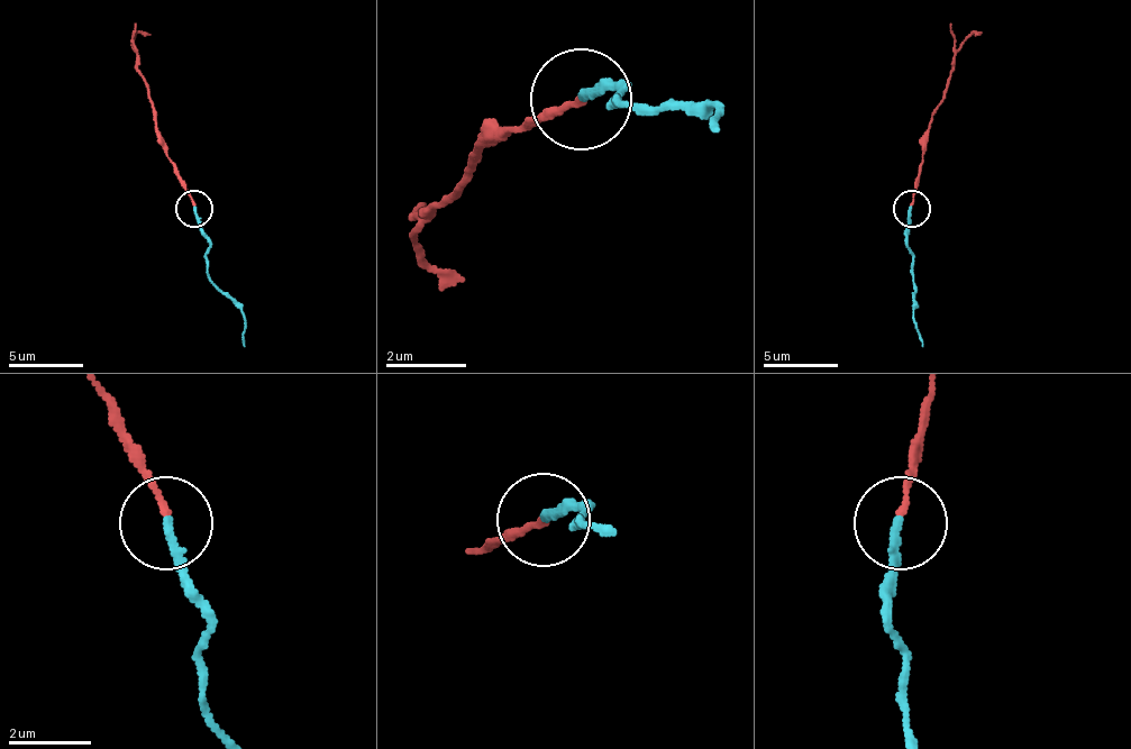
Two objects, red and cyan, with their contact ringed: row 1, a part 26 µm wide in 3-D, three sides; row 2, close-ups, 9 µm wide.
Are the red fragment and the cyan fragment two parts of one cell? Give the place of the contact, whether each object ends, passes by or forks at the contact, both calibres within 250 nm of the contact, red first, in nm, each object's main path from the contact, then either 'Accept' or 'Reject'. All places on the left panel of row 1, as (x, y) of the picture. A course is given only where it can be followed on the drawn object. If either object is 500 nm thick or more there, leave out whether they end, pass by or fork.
Place: (193, 208). At the ring red ends. At the ring cyan ends. Thickness 150 nm (red) against 240 nm. Course of red: (193, 206), (166, 142), (160, 135), (155, 108), (148, 97), (133, 48), (140, 34), (152, 34). Course of cyan: (193, 209), (208, 243), (208, 276), (242, 310), (245, 347). Reject

